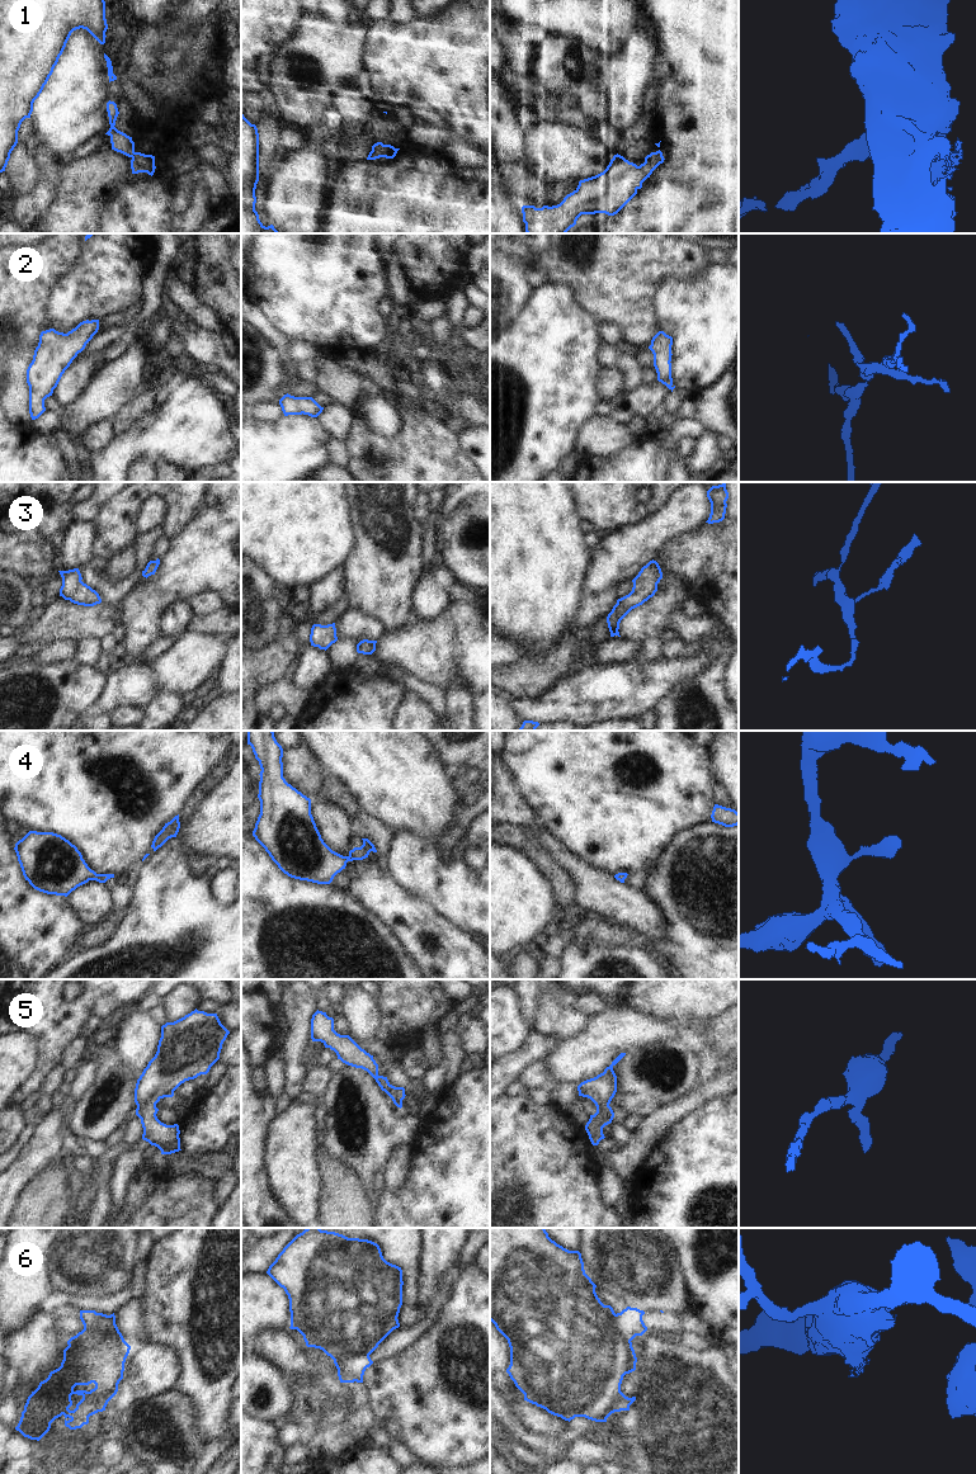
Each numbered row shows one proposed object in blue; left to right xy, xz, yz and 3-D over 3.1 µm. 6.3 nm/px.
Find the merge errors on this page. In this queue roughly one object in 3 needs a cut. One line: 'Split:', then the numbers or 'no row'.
Split: no row.

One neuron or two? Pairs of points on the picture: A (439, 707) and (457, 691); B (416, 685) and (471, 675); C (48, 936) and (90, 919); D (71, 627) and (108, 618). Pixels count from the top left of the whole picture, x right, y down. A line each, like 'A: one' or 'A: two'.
A: two
B: two
C: two
D: one

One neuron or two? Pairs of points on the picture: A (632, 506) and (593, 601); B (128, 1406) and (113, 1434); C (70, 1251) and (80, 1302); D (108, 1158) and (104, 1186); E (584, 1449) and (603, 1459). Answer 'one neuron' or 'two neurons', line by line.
A: two neurons
B: one neuron
C: one neuron
D: one neuron
E: one neuron

